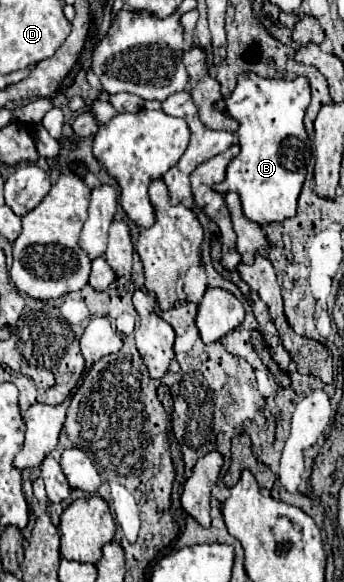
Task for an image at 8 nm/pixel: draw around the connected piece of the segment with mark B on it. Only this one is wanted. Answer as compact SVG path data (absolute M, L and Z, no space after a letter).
M246 72L238 76L238 86L232 96L224 102L224 112L238 120L238 136L240 136L240 154L228 164L226 180L216 184L214 190L220 194L236 192L242 202L242 214L256 224L272 224L282 222L286 218L296 216L296 202L300 188L306 178L306 162L310 162L312 148L310 138L304 128L304 114L310 104L310 86L304 76L296 80L266 80L254 72Z

